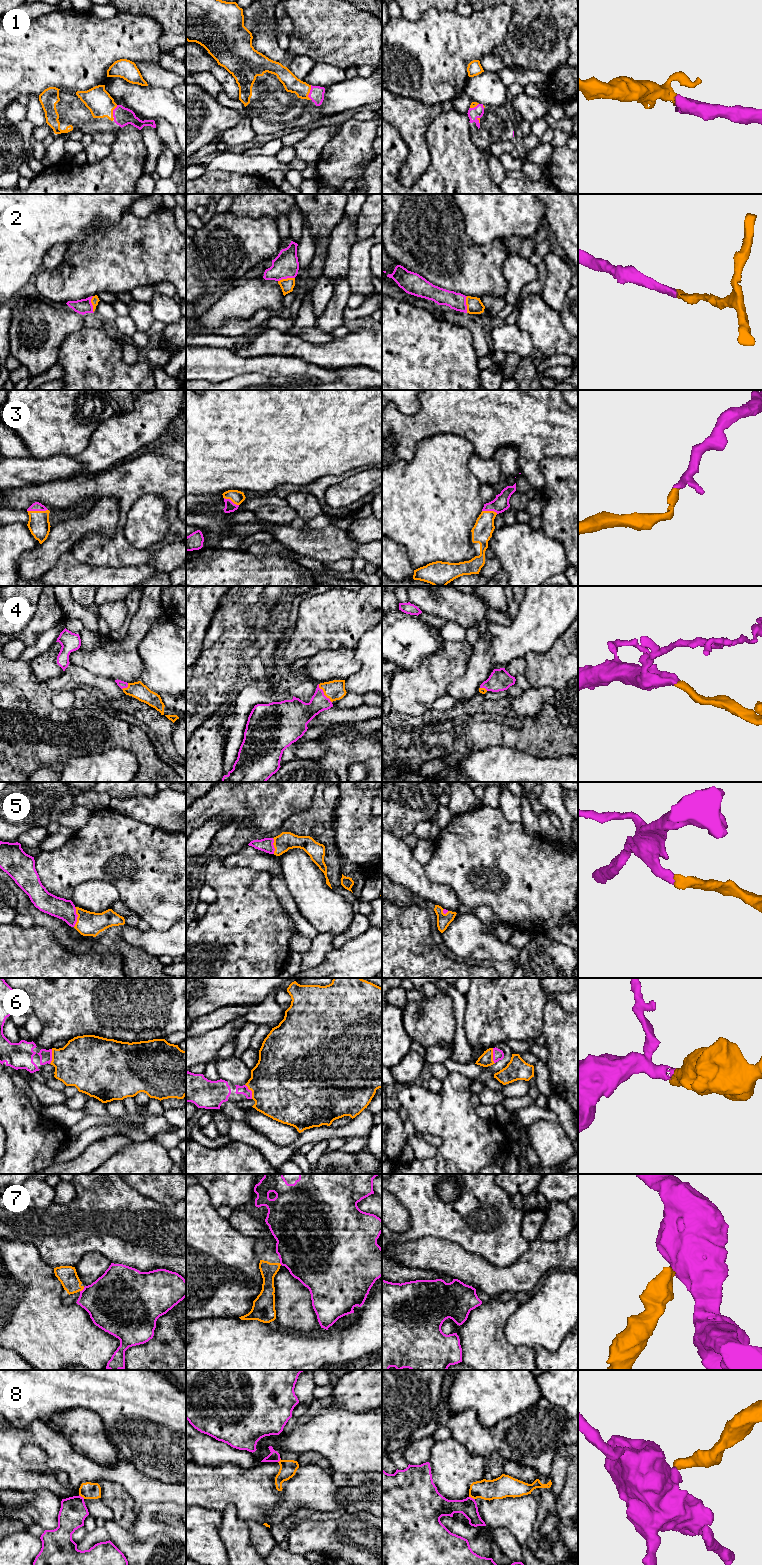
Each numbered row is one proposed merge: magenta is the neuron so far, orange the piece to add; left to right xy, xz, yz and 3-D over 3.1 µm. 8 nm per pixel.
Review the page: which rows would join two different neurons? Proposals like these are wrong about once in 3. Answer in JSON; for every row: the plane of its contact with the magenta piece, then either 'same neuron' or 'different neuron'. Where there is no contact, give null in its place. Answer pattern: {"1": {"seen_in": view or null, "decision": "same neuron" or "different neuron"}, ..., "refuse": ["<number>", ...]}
{"1": {"seen_in": "xz", "decision": "same neuron"}, "2": {"seen_in": "xz", "decision": "same neuron"}, "3": {"seen_in": "xy", "decision": "same neuron"}, "4": {"seen_in": "xz", "decision": "same neuron"}, "5": {"seen_in": "xy", "decision": "same neuron"}, "6": {"seen_in": "xz", "decision": "same neuron"}, "7": {"seen_in": "xy", "decision": "different neuron"}, "8": {"seen_in": "yz", "decision": "different neuron"}, "refuse": ["7", "8"]}

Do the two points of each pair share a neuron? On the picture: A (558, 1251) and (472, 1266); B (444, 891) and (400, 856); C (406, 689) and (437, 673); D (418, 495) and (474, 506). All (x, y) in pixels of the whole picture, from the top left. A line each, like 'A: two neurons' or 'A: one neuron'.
A: one neuron
B: one neuron
C: one neuron
D: one neuron

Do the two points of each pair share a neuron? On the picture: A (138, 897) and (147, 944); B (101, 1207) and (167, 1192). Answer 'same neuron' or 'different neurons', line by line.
A: different neurons
B: different neurons

